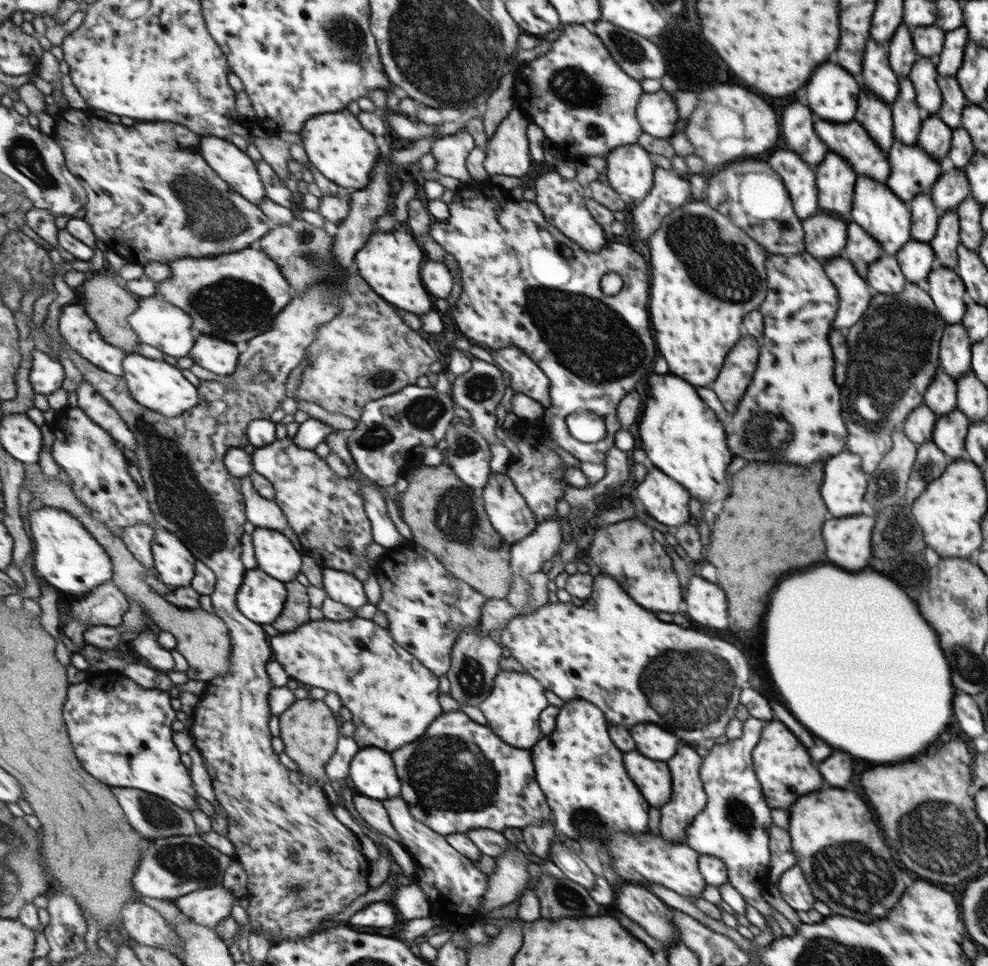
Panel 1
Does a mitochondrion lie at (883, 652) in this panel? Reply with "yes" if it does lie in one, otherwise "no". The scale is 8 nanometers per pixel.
no

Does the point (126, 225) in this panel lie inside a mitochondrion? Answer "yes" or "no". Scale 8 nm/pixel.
no

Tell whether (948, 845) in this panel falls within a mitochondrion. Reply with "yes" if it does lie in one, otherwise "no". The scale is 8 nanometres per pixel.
yes

